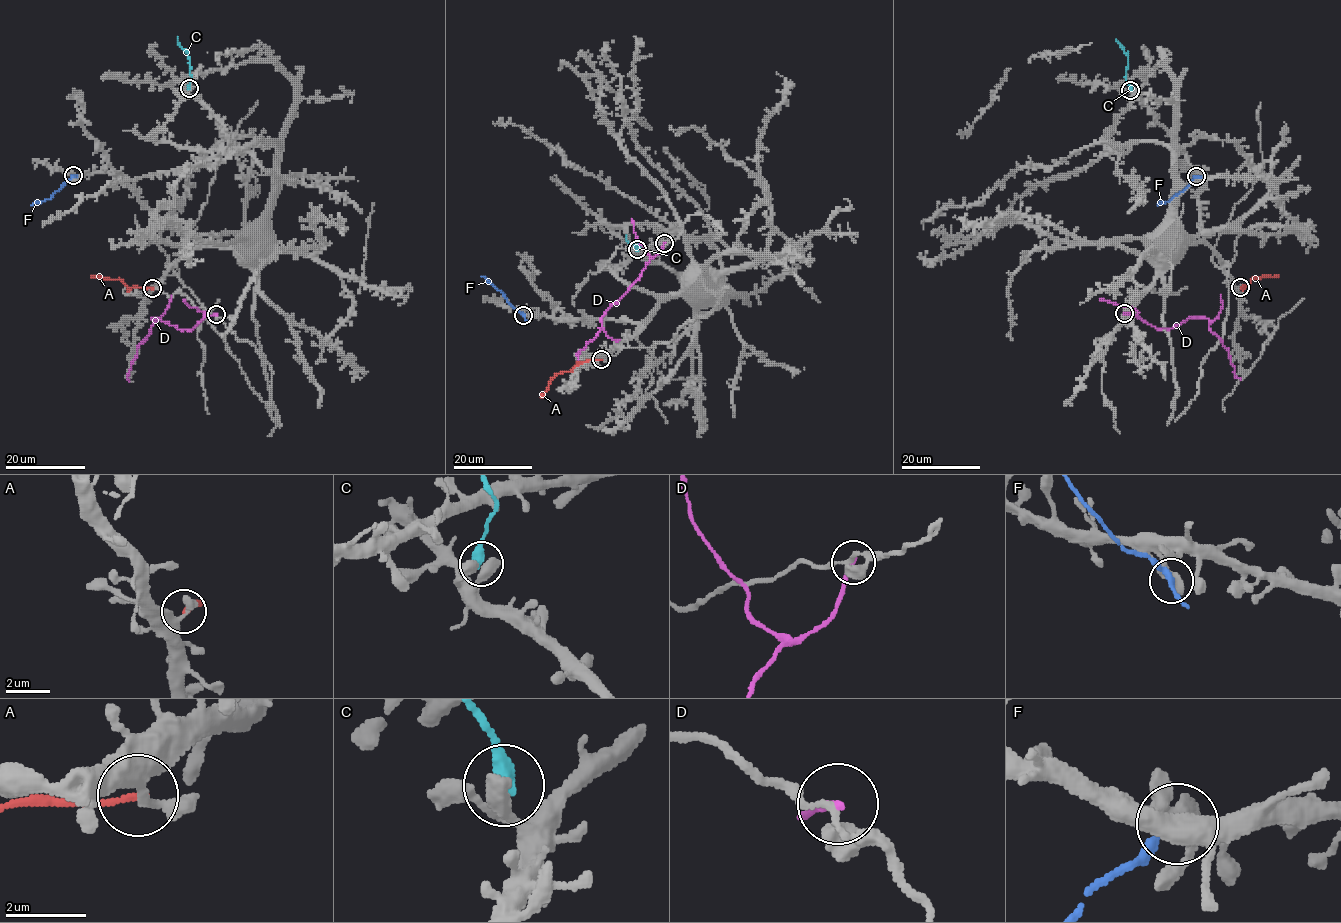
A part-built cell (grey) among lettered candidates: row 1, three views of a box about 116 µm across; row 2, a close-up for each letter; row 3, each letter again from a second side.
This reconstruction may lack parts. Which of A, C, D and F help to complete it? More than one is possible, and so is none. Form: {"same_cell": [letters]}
{"same_cell": []}

